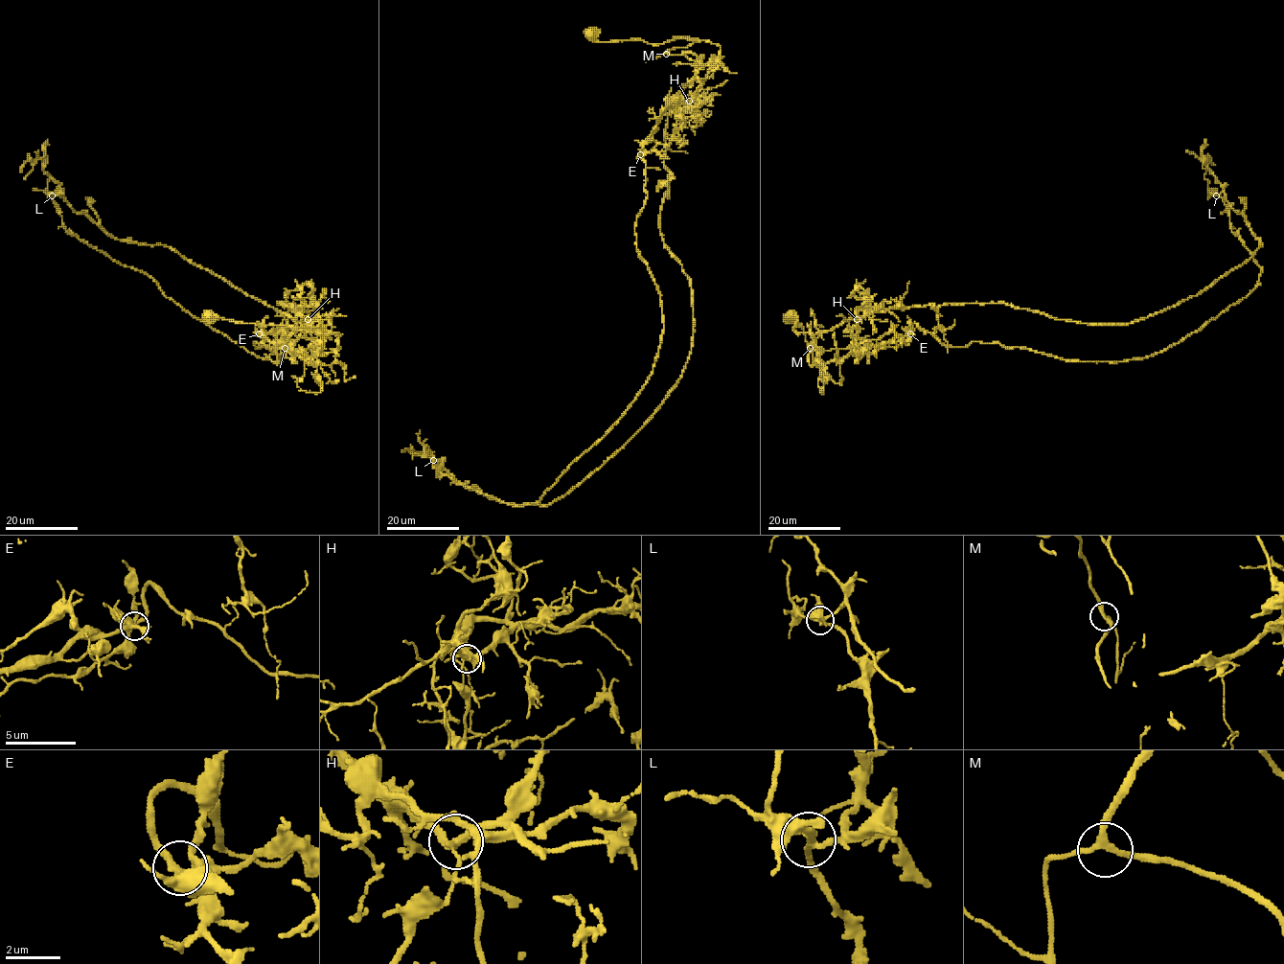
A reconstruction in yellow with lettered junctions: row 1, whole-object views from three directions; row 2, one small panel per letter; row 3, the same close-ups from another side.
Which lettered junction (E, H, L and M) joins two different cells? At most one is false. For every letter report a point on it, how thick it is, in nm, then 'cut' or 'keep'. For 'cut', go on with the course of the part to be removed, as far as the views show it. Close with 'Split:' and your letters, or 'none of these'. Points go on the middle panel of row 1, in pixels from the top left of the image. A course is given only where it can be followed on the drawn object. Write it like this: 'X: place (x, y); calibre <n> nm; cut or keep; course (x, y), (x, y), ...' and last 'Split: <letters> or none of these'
E: place (640, 154); calibre 220 nm; keep
H: place (689, 101); calibre 240 nm; cut; course (689, 101), (665, 151), (659, 233), (690, 283), (692, 350), (653, 417), (546, 505), (490, 498), (405, 448)
L: place (433, 460); calibre 200 nm; keep
M: place (666, 54); calibre 200 nm; keep
Split: H

